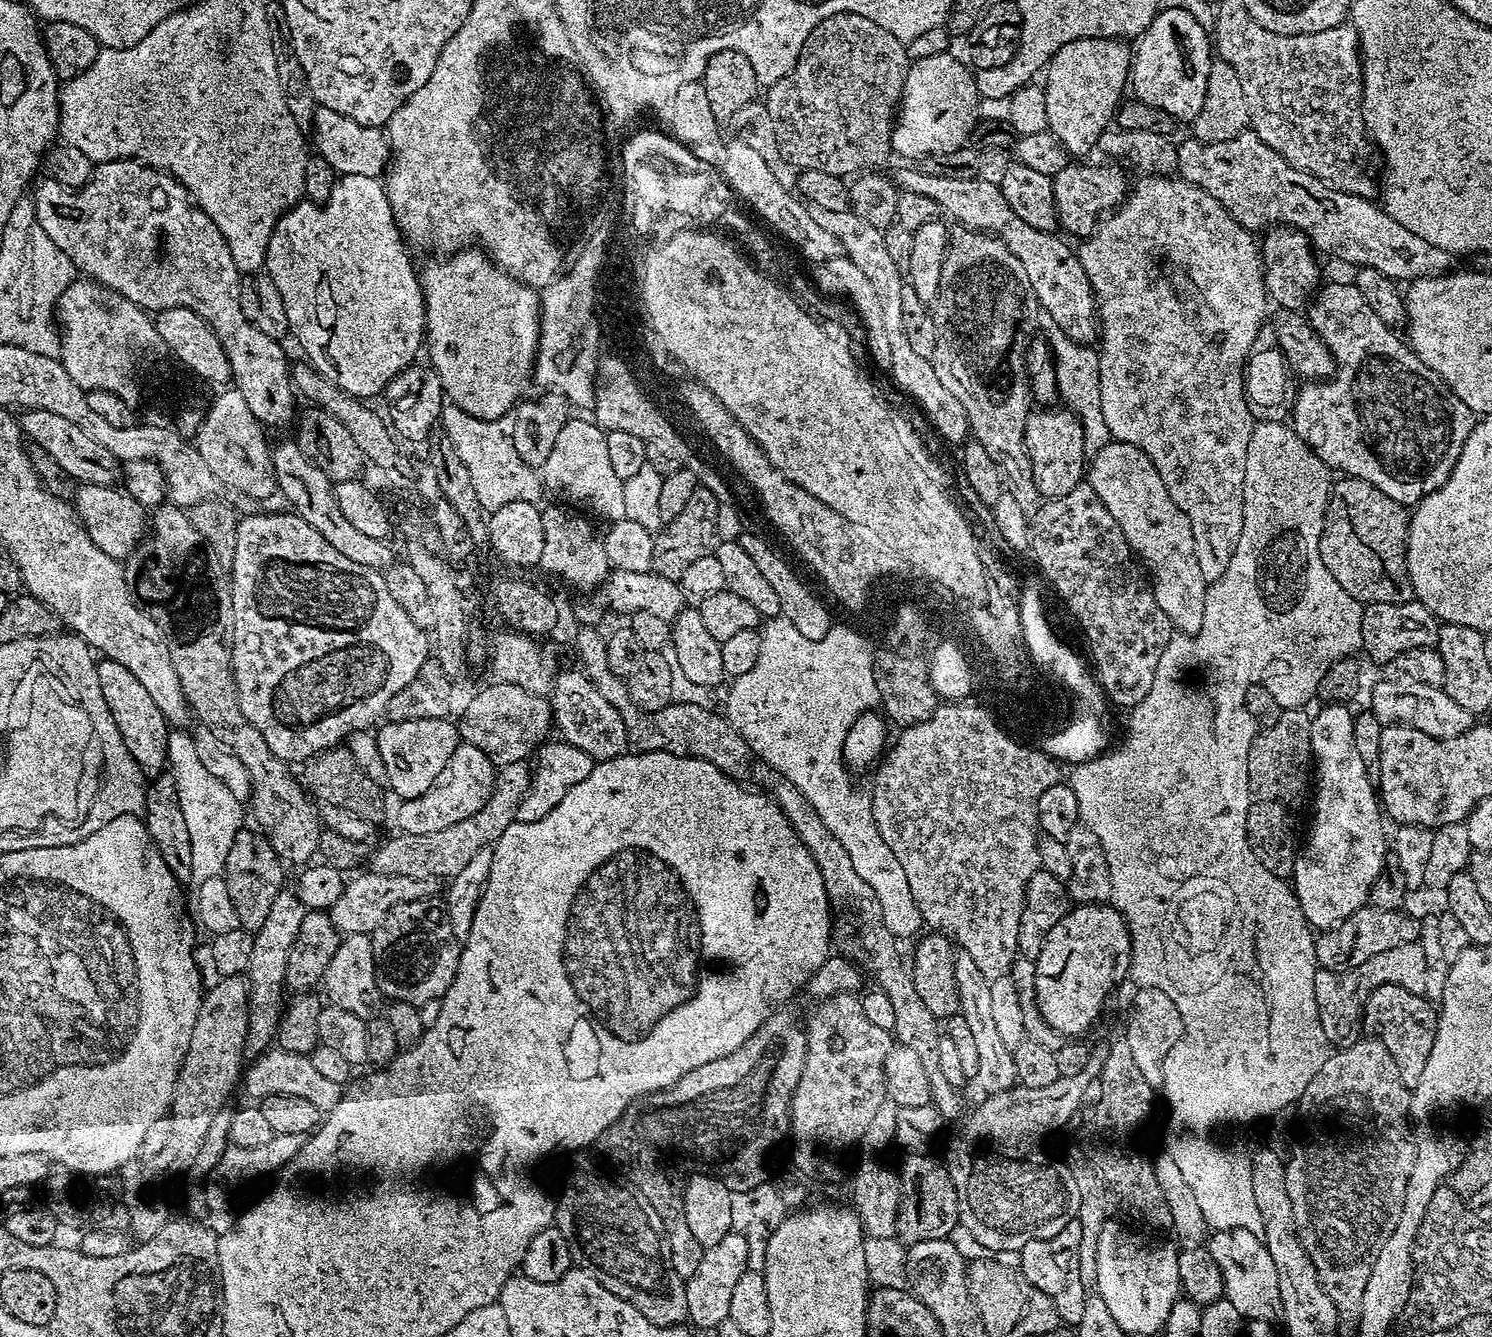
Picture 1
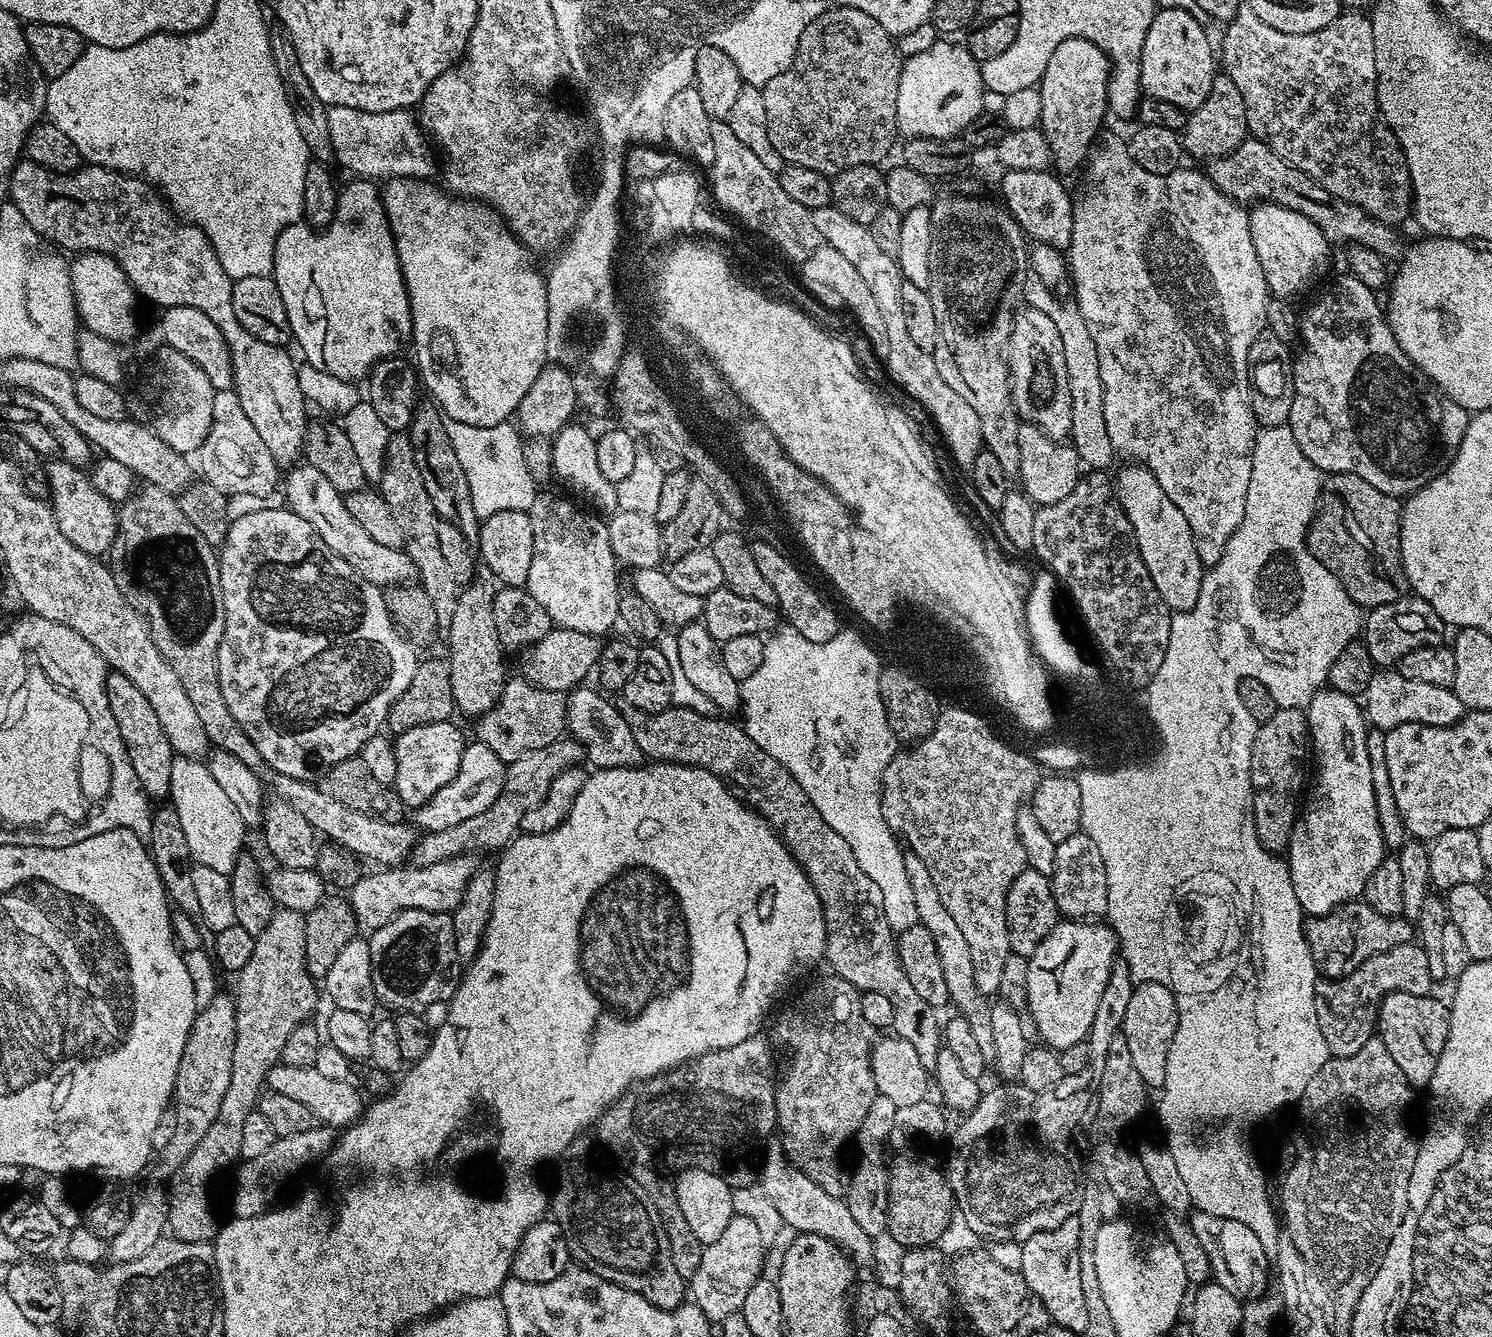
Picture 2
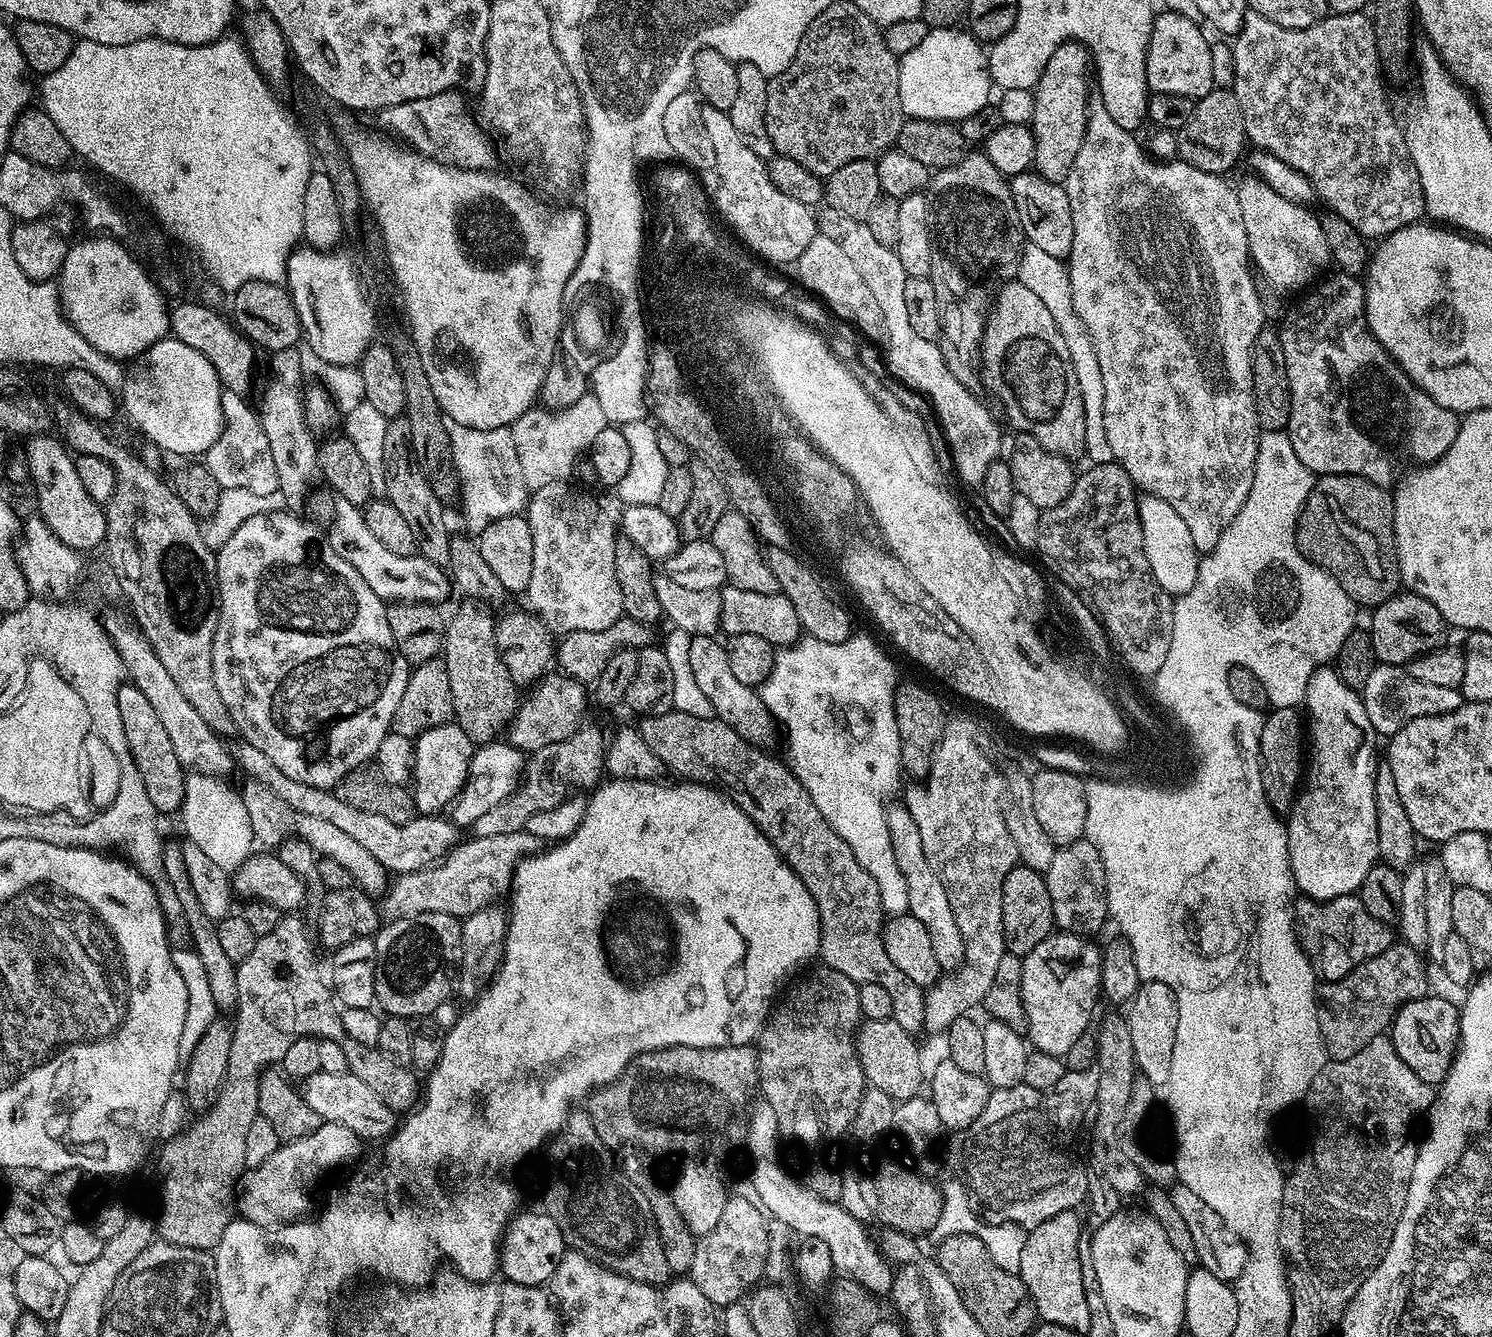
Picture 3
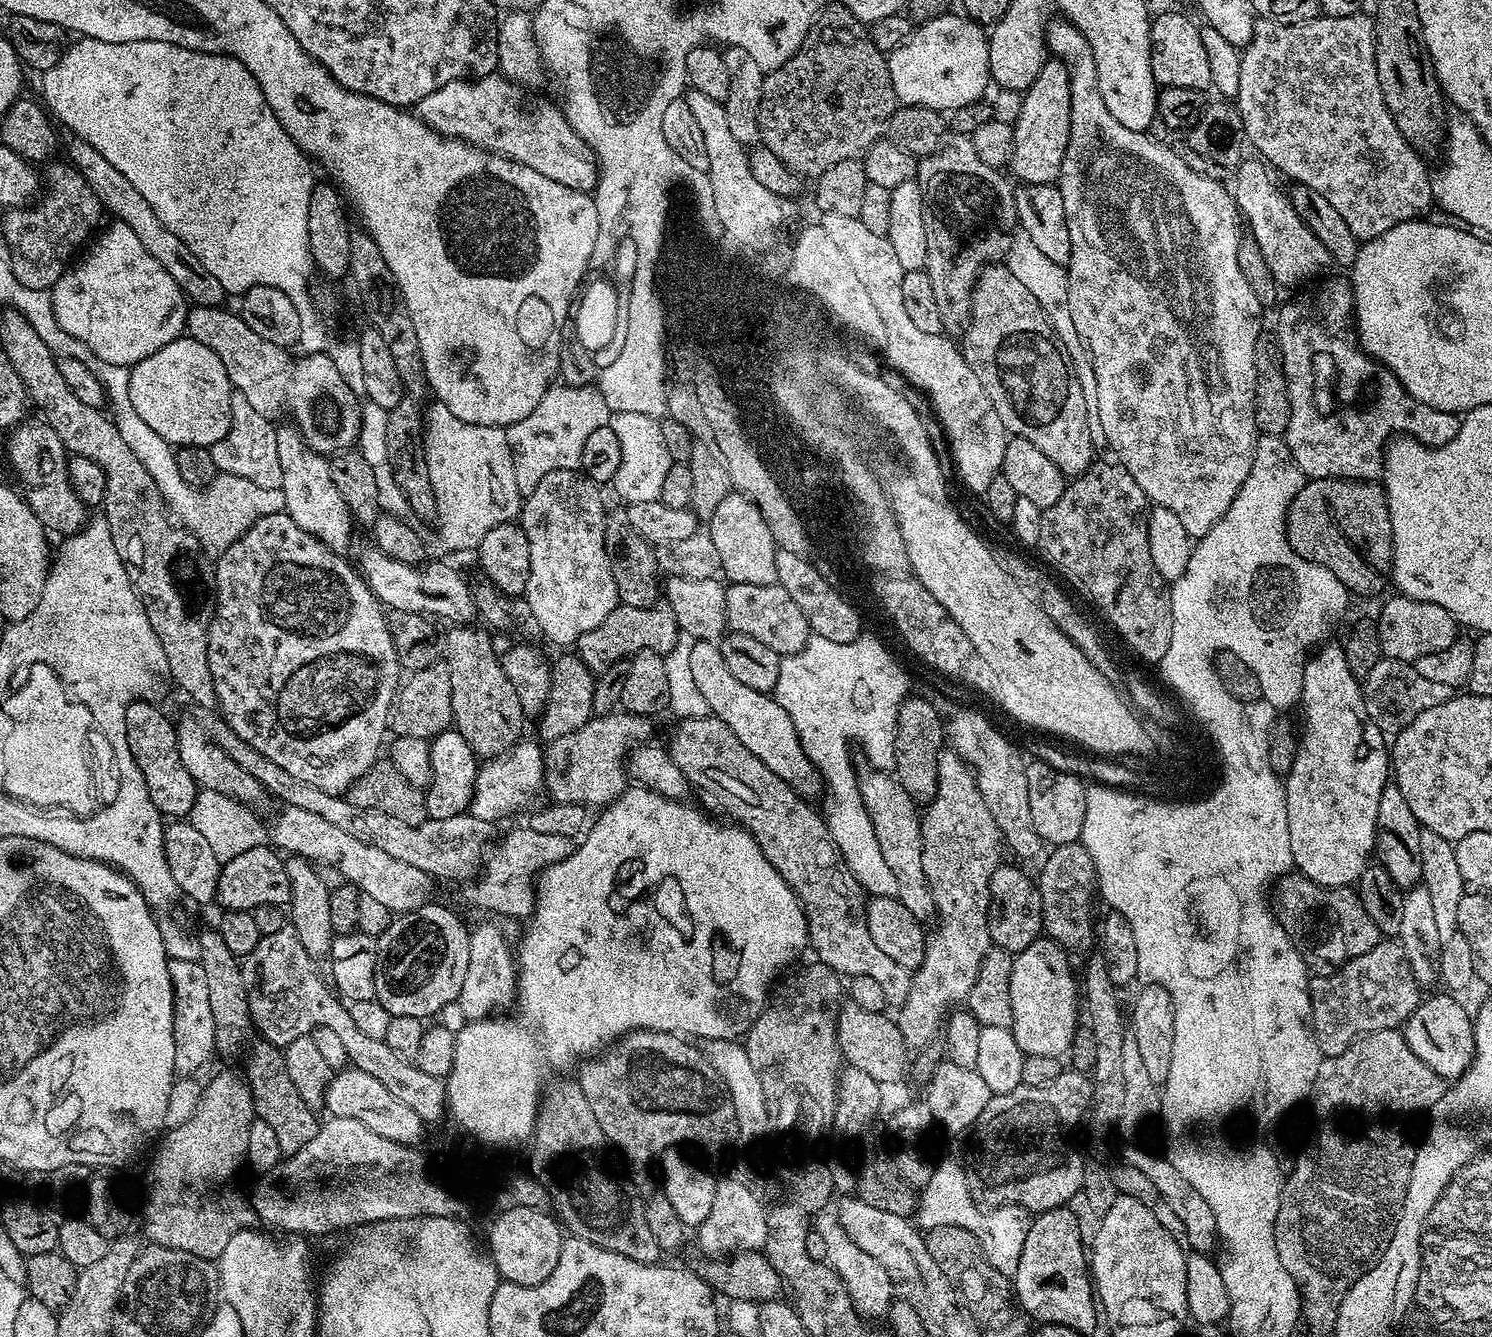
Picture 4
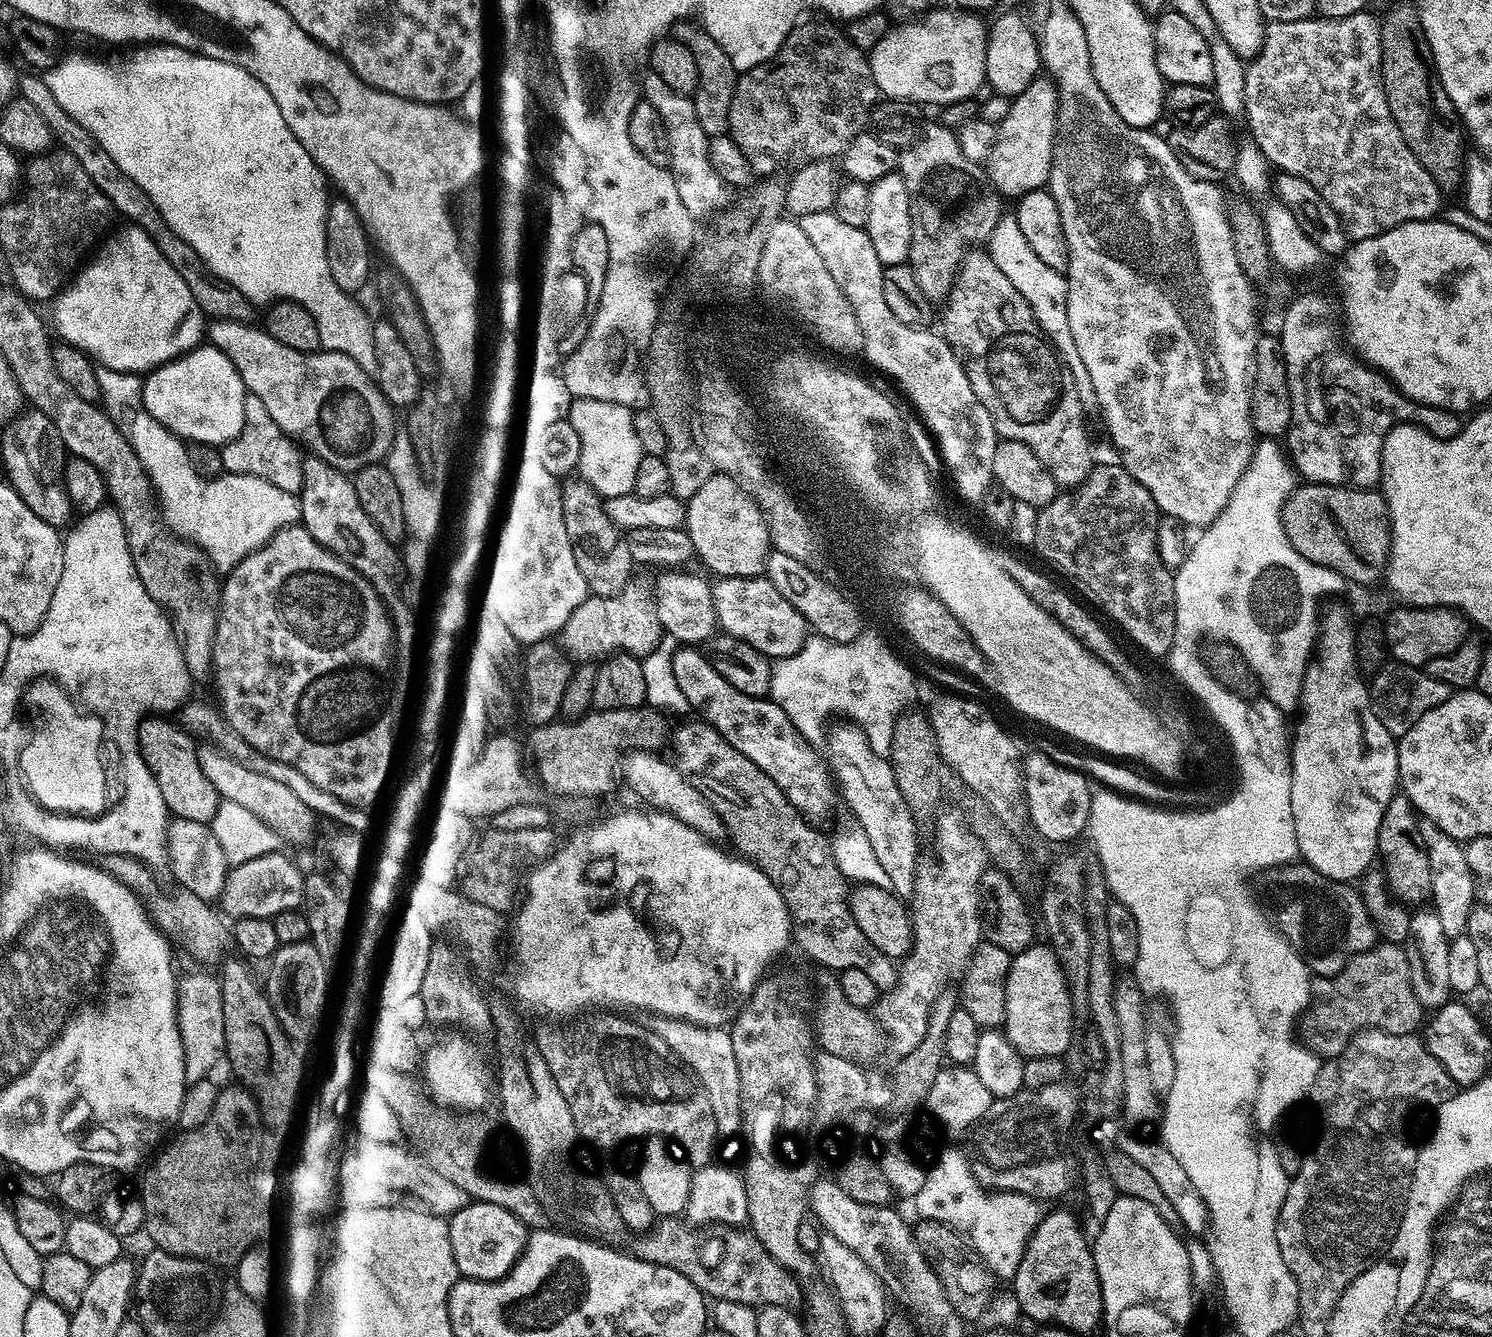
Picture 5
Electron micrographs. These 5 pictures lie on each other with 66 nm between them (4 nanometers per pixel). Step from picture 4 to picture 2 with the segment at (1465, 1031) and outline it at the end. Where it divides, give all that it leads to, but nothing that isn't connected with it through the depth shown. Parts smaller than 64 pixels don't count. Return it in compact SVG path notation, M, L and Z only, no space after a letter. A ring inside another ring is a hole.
M1395 991L1394 994L1387 995L1380 1004L1381 1008L1388 1008L1388 1024L1396 1024L1396 1028L1388 1032L1388 1040L1382 1040L1383 1044L1392 1044L1392 1040L1396 1040L1392 1048L1400 1048L1400 1044L1416 1044L1416 1060L1408 1056L1408 1064L1399 1068L1414 1088L1431 1085L1437 1059L1449 1036L1451 1009L1445 1001L1443 1003L1434 997L1432 994L1424 996Z

